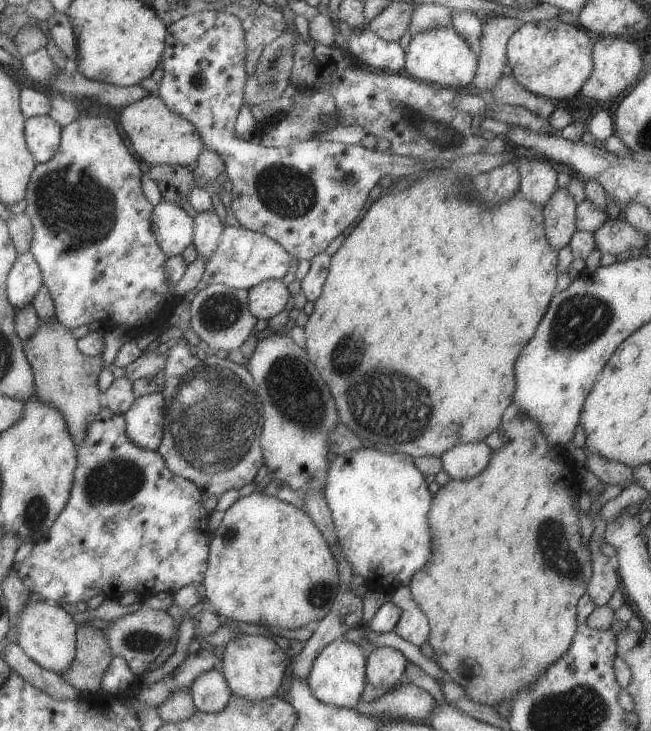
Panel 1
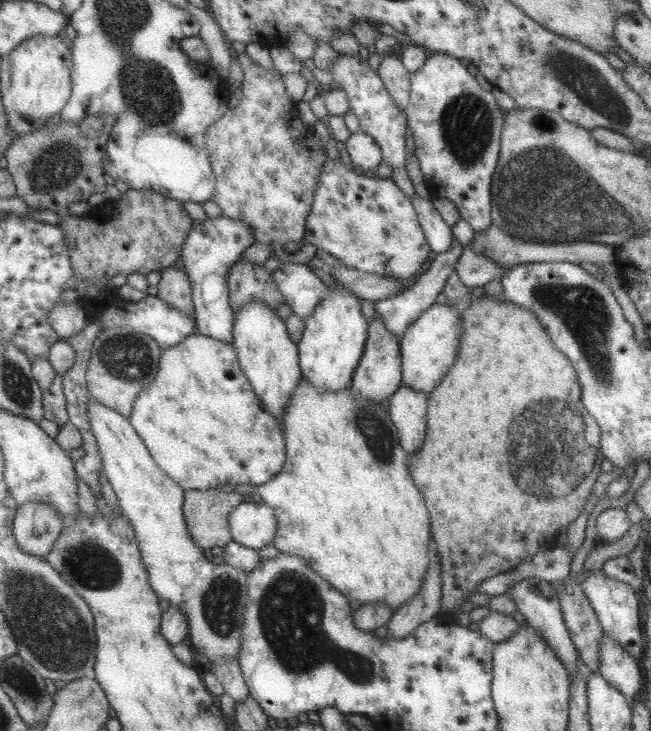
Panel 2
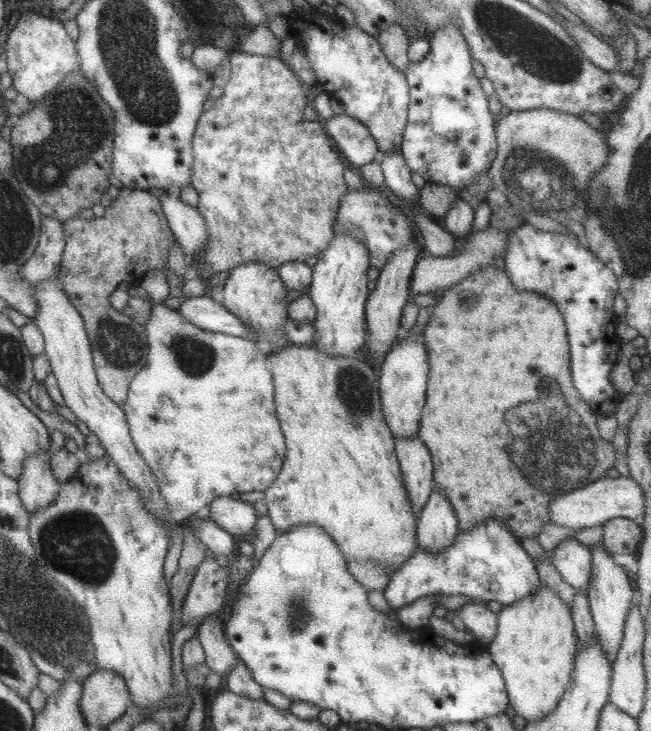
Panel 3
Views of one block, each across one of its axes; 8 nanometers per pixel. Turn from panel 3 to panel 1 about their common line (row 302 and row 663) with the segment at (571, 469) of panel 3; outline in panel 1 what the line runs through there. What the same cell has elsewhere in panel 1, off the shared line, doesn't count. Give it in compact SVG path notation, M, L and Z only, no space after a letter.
M525 414L514 416L503 430L503 440L505 444L499 450L491 452L491 458L485 466L485 470L473 478L466 480L452 480L445 482L439 487L435 496L431 500L429 512L427 512L427 522L431 538L431 566L421 566L409 582L408 588L413 602L427 618L429 628L429 638L427 644L433 650L432 661L437 666L441 666L449 679L463 689L466 698L481 705L492 707L497 702L508 702L513 694L527 690L527 686L541 678L541 674L565 654L571 645L571 640L577 630L577 602L586 593L589 580L592 576L591 550L589 546L581 546L581 523L582 512L573 509L574 501L579 502L579 492L583 488L579 486L577 472L581 468L566 451L559 447L549 446L545 436L541 434L541 428L533 418L527 418Z

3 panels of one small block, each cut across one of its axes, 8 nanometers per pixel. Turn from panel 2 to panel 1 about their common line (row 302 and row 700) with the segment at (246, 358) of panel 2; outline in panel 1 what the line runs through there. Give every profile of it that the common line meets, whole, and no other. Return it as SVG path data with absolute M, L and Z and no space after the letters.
M237 634L221 647L221 662L223 662L223 668L220 674L225 678L231 694L255 702L279 693L287 656L283 654L282 647L277 646L271 638Z

